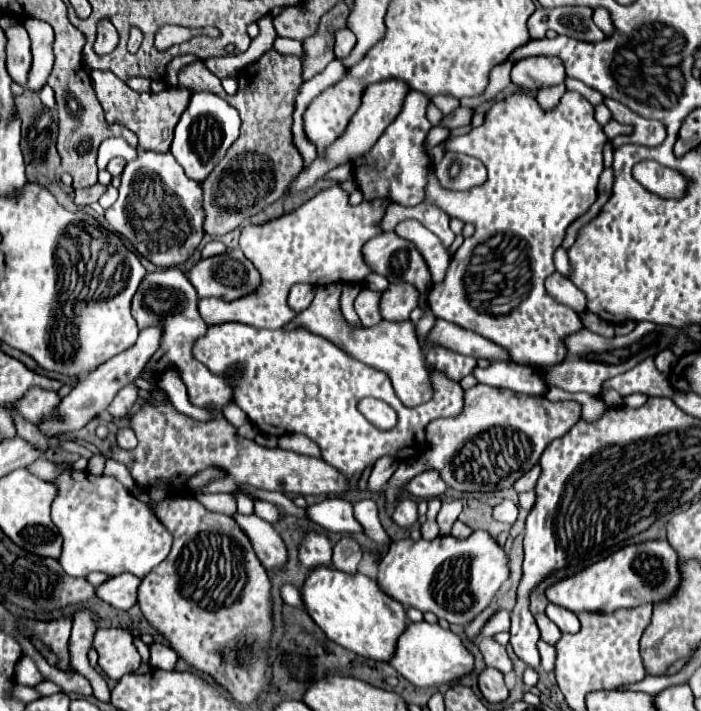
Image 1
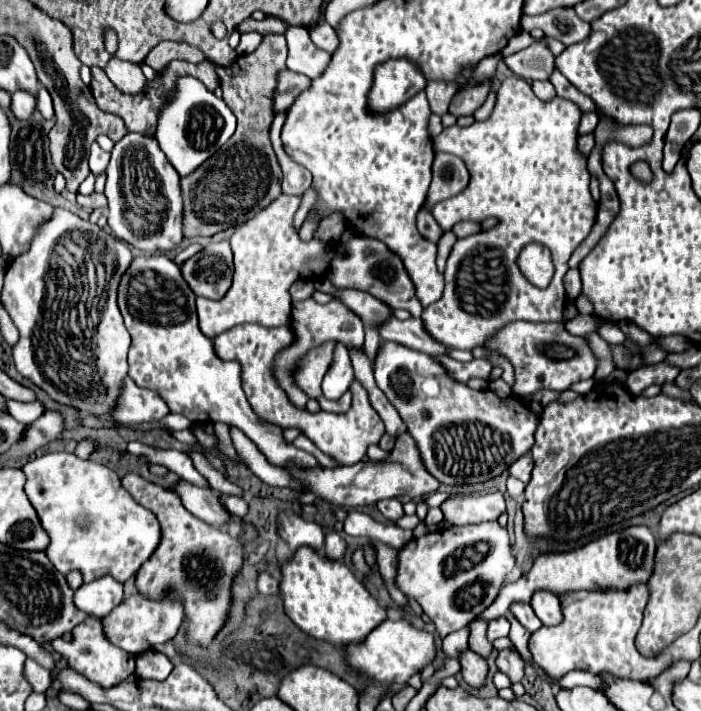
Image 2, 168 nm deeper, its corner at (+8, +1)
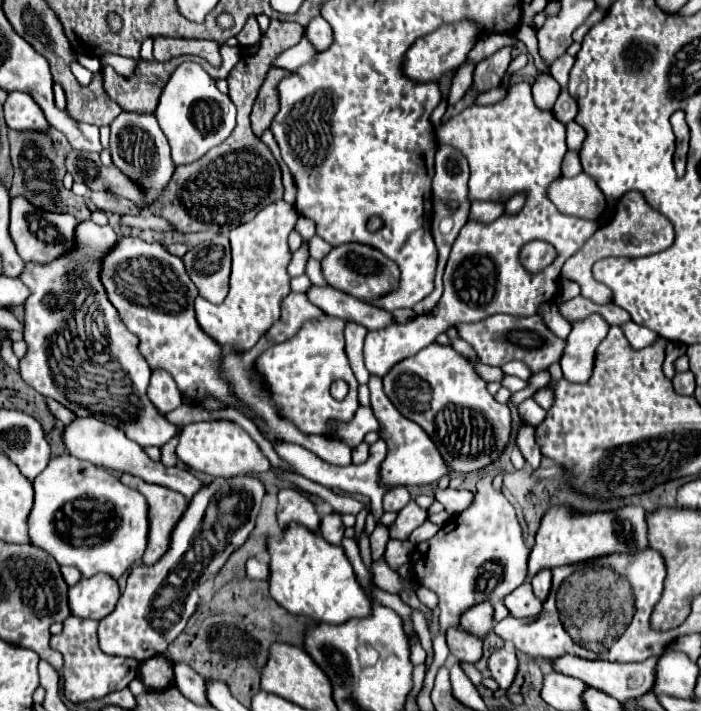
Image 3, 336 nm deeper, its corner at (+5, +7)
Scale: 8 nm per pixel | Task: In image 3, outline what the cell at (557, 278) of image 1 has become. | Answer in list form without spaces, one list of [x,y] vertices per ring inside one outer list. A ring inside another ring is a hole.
[[[532,242],[524,246],[524,252],[520,254],[520,258],[530,272],[540,272],[540,268],[548,266],[550,260],[554,258],[554,248],[544,242]]]

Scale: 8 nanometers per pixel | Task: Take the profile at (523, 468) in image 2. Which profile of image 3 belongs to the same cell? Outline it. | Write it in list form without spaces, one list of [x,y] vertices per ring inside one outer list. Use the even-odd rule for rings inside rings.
[[[522,424],[520,432],[518,432],[518,438],[516,438],[516,444],[518,444],[522,456],[526,458],[528,466],[538,468],[540,460],[542,460],[542,454],[540,454],[540,448],[536,444],[536,428],[528,426],[528,424]]]

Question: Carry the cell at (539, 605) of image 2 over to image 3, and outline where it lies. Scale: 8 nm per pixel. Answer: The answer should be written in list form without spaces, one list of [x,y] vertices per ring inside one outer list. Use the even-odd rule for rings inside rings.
[[[548,568],[540,570],[536,576],[532,576],[530,584],[534,588],[534,594],[544,602],[548,598],[548,592],[550,592],[550,582],[552,582],[552,574]]]

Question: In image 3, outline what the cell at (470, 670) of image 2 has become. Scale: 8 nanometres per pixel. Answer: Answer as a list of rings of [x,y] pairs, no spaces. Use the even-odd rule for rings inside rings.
[[[452,626],[446,630],[446,642],[456,660],[474,664],[482,658],[482,640],[460,626]]]

